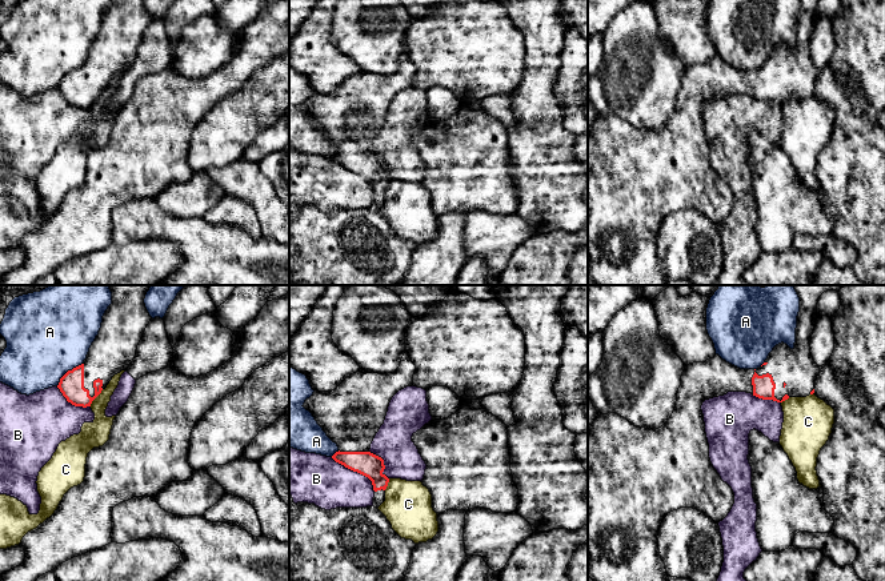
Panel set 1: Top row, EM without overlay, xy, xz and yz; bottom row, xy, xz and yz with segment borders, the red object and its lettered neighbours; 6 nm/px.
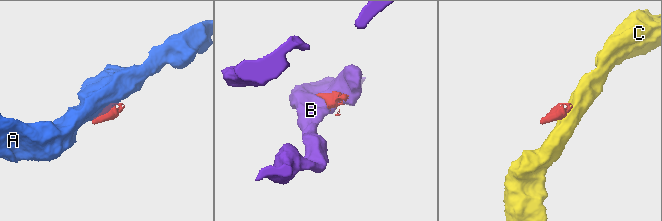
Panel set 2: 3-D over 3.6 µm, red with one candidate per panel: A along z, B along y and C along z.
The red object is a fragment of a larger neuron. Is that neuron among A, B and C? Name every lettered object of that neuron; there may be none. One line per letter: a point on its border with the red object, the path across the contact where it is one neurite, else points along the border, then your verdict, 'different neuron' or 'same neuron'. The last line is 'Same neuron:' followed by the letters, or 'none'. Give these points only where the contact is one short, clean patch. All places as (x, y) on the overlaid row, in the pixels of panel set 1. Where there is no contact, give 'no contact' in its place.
A: meets red in xy at (67, 372); different neuron
B: meets red in xz at (356, 471); different neuron
C: meets red in xy at (96, 396); border along xy (103, 389), (89, 405); different neuron
Same neuron: none

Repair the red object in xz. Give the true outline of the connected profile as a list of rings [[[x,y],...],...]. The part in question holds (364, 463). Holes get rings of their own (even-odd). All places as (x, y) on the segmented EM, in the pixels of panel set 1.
[[[405,344],[405,353],[395,373],[367,373],[360,369],[336,390],[315,390],[303,405],[337,444],[339,450],[332,458],[372,481],[375,508],[385,501],[389,478],[383,473],[384,460],[369,452],[371,444],[384,424],[392,397],[413,385],[415,372],[416,365],[411,361]]]

